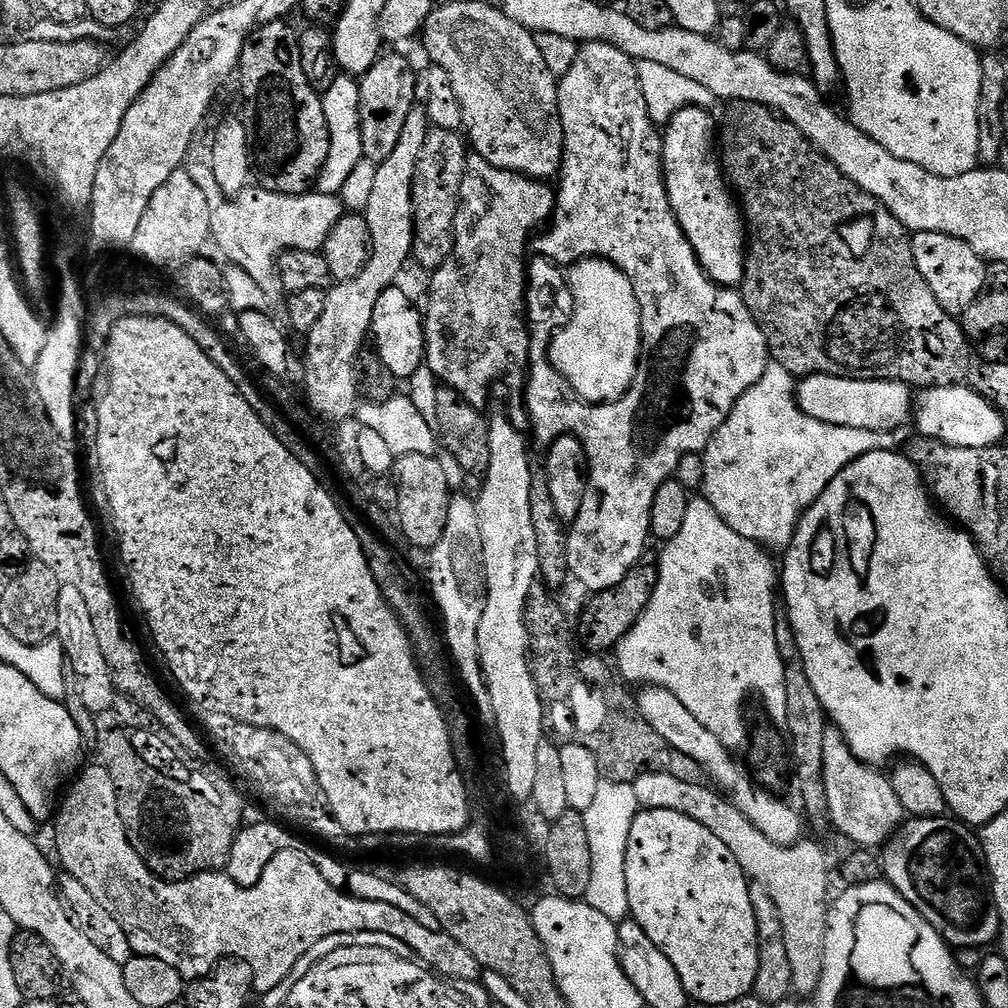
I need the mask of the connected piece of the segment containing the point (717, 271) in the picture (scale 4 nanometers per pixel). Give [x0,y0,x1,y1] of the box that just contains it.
[662,108,746,288]

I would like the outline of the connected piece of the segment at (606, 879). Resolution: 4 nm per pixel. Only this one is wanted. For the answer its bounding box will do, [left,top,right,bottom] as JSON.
[583,780,636,922]

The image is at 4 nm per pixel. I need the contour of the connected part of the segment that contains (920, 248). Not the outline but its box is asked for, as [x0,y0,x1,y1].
[912,232,988,317]

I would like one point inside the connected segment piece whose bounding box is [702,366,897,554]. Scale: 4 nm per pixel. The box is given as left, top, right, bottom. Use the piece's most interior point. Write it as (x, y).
(769, 461)

